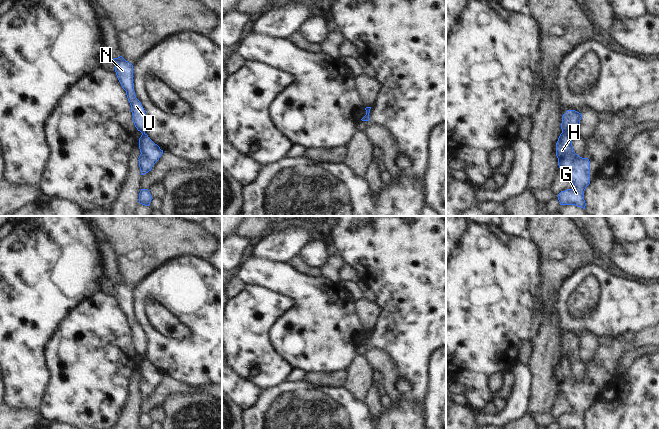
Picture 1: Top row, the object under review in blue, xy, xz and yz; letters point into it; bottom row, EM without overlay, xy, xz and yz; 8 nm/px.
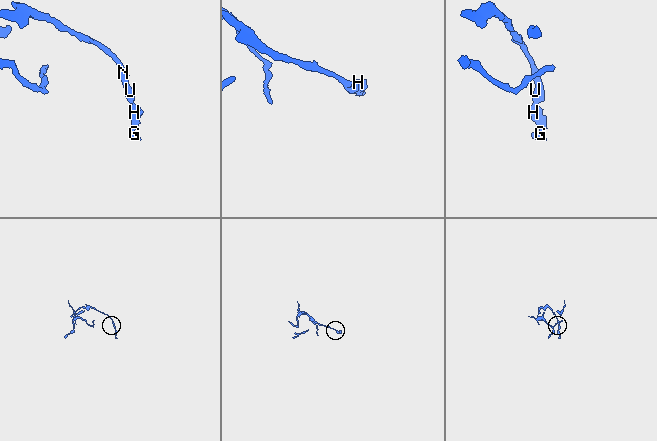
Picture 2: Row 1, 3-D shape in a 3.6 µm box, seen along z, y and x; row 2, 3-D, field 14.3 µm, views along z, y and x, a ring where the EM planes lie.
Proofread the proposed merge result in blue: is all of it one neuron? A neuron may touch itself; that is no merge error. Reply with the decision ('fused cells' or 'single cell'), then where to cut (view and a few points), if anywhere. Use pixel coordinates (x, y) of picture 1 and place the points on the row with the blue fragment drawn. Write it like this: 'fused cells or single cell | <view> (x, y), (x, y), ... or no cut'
fused cells | yz (562, 131), (570, 135)

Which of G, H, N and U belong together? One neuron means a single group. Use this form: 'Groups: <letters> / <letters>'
Groups: G H / N U.

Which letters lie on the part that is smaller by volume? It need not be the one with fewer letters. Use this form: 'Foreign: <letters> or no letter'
Foreign: G, H

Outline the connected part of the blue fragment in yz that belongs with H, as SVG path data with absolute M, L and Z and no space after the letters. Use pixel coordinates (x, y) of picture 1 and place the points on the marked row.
M562 132L556 143L556 156L559 168L565 171L572 184L572 189L558 194L560 205L575 205L585 209L584 191L590 184L590 161L577 155L572 146L572 136Z

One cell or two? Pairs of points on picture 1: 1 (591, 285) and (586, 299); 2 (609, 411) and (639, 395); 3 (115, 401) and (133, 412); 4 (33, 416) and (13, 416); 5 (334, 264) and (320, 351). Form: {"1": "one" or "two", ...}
{"1": "one", "2": "one", "3": "two", "4": "one", "5": "two"}

